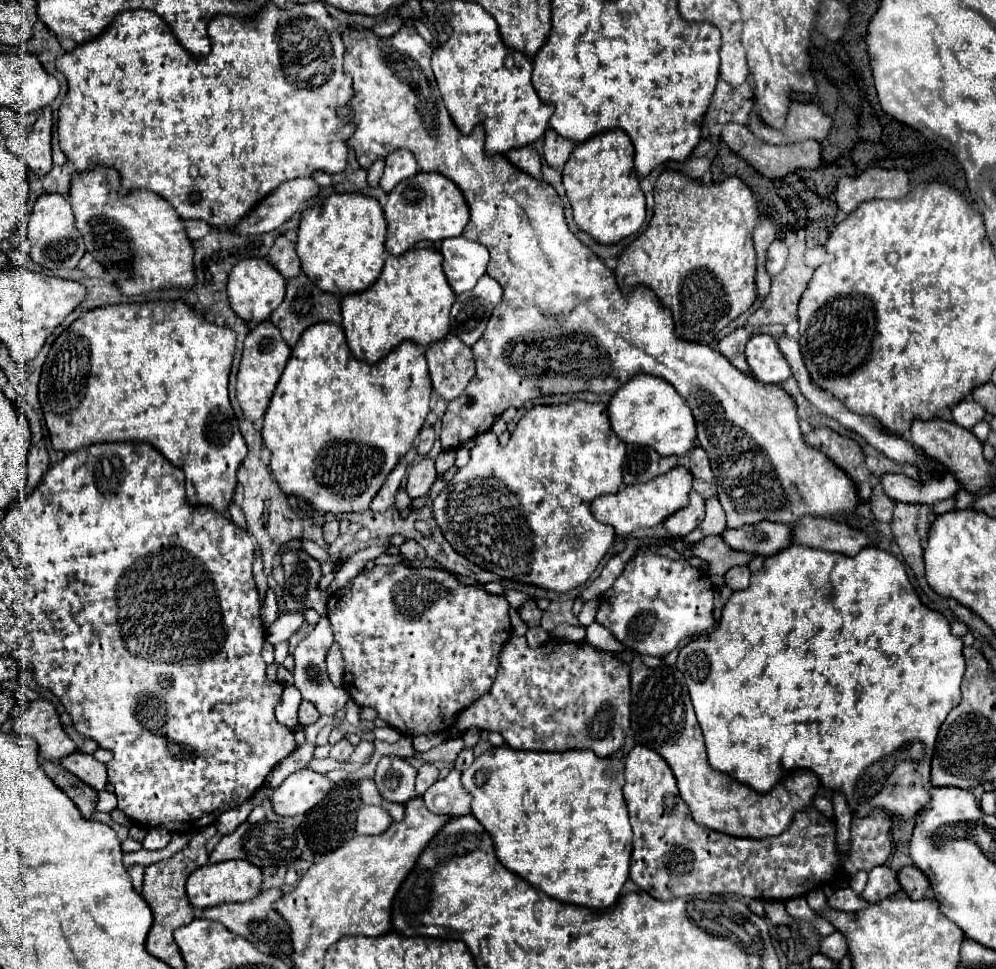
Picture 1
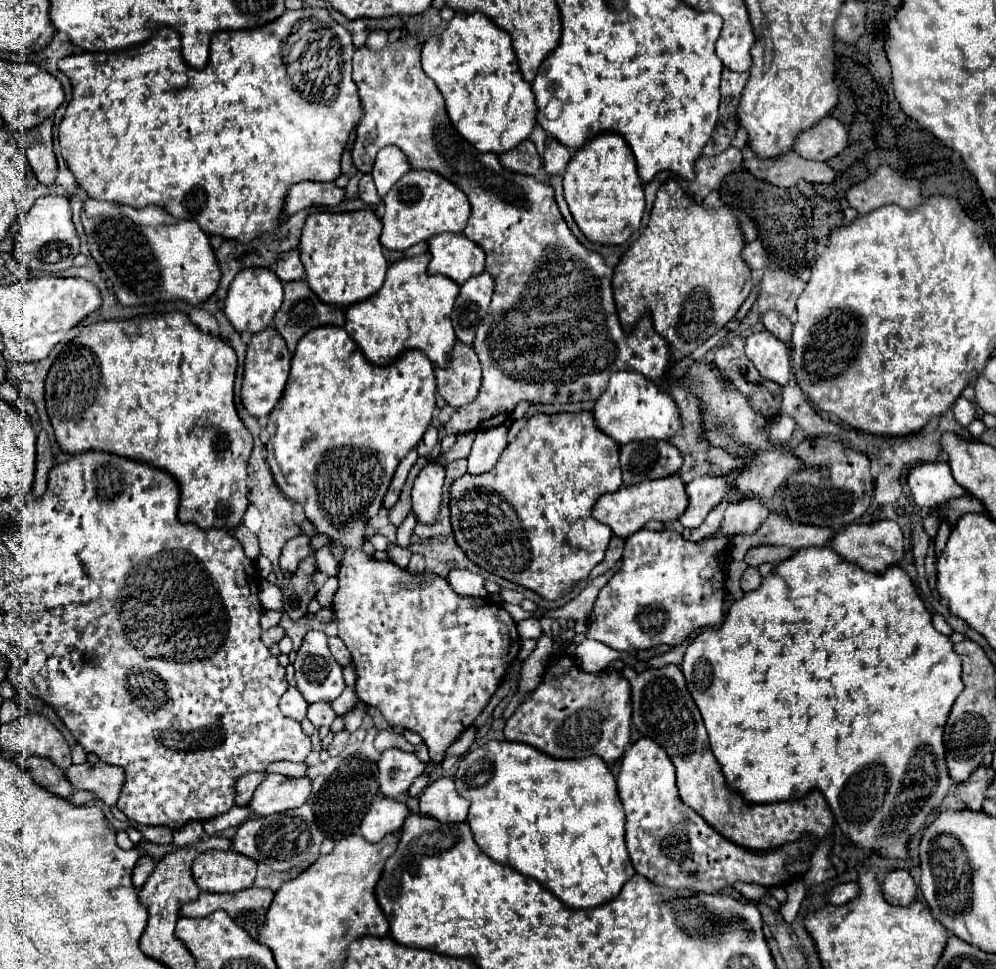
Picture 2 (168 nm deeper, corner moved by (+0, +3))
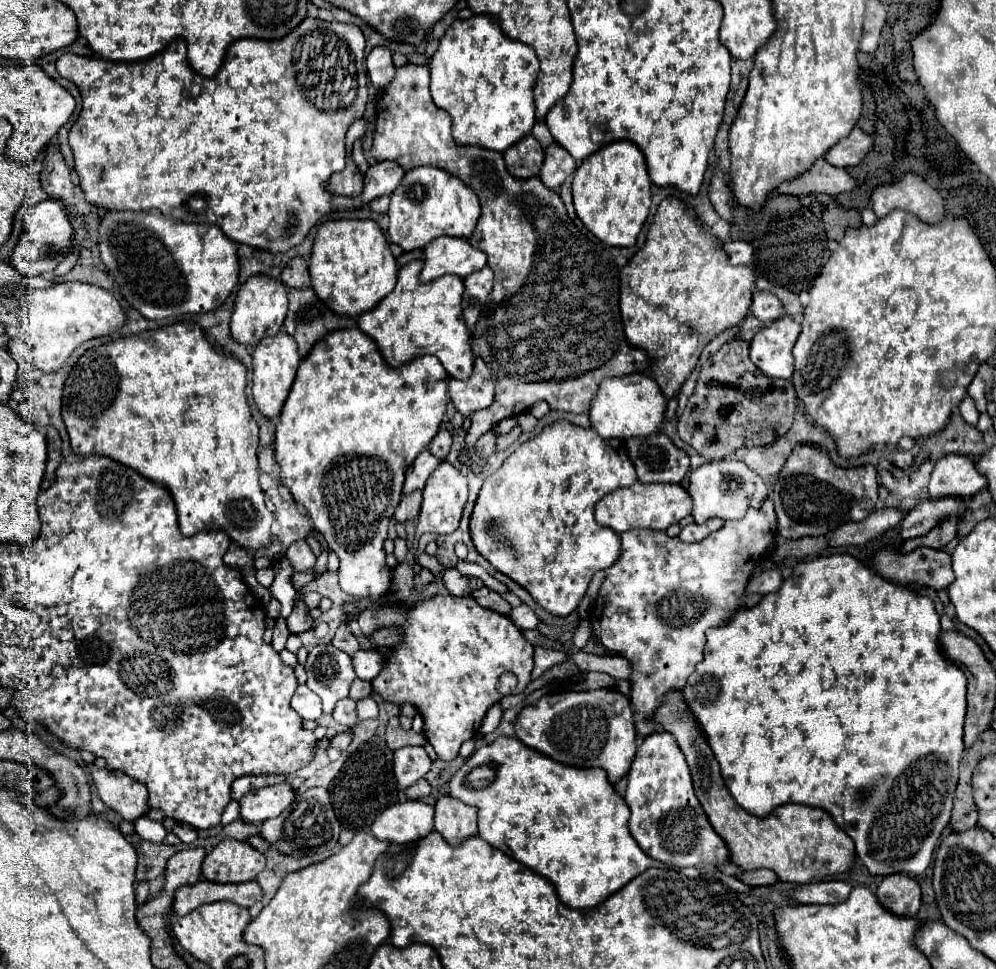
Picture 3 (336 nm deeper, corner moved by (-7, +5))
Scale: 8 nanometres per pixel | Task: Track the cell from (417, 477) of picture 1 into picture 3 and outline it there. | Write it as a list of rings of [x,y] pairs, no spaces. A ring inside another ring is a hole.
[[[441,462],[437,466],[437,470],[429,476],[427,486],[423,490],[423,506],[421,506],[421,514],[419,514],[417,534],[423,534],[423,532],[451,534],[451,532],[455,532],[461,522],[463,510],[465,510],[467,494],[469,494],[469,486],[467,486],[465,476],[449,462]]]

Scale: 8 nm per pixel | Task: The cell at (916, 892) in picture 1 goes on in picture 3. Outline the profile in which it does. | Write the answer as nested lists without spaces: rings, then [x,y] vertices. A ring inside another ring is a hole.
[[[905,874],[885,876],[875,892],[879,904],[895,916],[913,918],[921,908],[919,884]]]

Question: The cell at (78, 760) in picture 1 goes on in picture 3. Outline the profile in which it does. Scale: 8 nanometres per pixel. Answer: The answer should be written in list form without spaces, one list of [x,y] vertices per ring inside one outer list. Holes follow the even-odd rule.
[[[91,764],[89,768],[101,800],[111,810],[121,814],[127,822],[135,822],[137,818],[149,812],[149,806],[147,806],[149,794],[145,790],[145,784],[133,778],[127,778],[125,774],[119,774],[119,772],[99,770],[95,764]]]

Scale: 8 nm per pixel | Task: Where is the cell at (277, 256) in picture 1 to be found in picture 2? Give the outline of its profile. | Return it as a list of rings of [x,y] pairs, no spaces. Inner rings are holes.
[[[288,250],[282,256],[278,256],[274,272],[282,282],[302,280],[304,278],[304,266],[302,266],[302,262],[298,258],[298,250]]]

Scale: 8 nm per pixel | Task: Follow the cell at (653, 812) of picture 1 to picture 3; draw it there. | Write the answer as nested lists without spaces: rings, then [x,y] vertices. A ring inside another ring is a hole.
[[[655,732],[643,740],[627,780],[625,802],[631,810],[629,830],[649,856],[681,868],[701,864],[717,866],[729,860],[729,850],[707,820],[695,796],[685,756],[671,734]]]

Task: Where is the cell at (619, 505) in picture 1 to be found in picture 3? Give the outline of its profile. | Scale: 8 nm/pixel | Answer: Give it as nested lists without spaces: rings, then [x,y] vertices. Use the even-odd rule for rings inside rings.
[[[635,482],[629,488],[619,488],[603,496],[595,506],[595,520],[617,534],[631,528],[647,528],[665,532],[671,524],[677,524],[687,514],[691,514],[691,496],[681,484],[641,484]]]

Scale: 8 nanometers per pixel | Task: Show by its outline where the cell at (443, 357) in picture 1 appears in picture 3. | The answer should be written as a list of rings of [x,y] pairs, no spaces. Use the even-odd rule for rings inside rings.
[[[477,358],[475,360],[475,372],[469,380],[455,380],[449,378],[449,396],[463,416],[471,416],[473,412],[487,408],[493,404],[495,390],[493,390],[493,378],[489,366]]]

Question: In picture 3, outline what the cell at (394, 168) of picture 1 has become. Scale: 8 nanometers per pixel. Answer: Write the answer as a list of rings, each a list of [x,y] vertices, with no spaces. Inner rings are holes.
[[[305,18],[289,36],[281,40],[237,40],[229,46],[227,56],[223,60],[221,70],[213,78],[203,78],[195,74],[185,56],[185,42],[175,40],[169,44],[161,54],[147,62],[109,62],[103,58],[85,58],[77,54],[63,54],[57,60],[57,70],[63,78],[71,80],[83,98],[83,110],[75,128],[69,132],[69,146],[75,158],[75,170],[79,174],[79,186],[83,190],[85,200],[91,206],[105,208],[105,210],[133,210],[133,212],[149,212],[159,210],[163,216],[171,216],[183,222],[197,222],[197,224],[215,224],[219,226],[233,242],[249,244],[259,250],[267,250],[271,254],[283,254],[293,246],[299,246],[309,230],[319,222],[321,216],[335,212],[335,210],[355,210],[371,200],[391,194],[403,178],[401,166],[388,160],[371,165],[364,179],[363,190],[357,198],[337,196],[327,190],[327,182],[333,172],[341,172],[345,166],[345,134],[353,120],[365,114],[365,106],[369,100],[369,86],[367,86],[367,70],[365,70],[365,38],[357,26],[339,24],[339,22],[323,22],[319,18]]]

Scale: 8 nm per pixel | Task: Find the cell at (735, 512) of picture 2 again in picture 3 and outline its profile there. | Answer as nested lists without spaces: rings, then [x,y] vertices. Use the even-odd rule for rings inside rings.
[[[771,498],[765,500],[761,504],[759,510],[755,508],[749,508],[747,514],[739,520],[727,520],[721,530],[709,534],[705,540],[701,542],[695,542],[695,544],[687,544],[687,542],[681,542],[679,538],[669,538],[665,532],[655,532],[655,530],[629,530],[629,532],[623,532],[621,534],[621,544],[623,544],[623,550],[621,550],[621,558],[617,560],[617,564],[613,564],[611,568],[605,570],[605,580],[599,588],[599,604],[603,606],[601,614],[593,620],[593,634],[595,638],[611,652],[627,658],[631,662],[631,676],[627,678],[631,682],[631,694],[629,694],[629,700],[633,704],[633,710],[637,714],[641,714],[643,718],[647,720],[653,720],[655,716],[655,710],[661,706],[661,702],[665,700],[667,692],[671,690],[683,690],[683,686],[687,684],[687,678],[693,674],[695,666],[703,660],[703,648],[705,648],[705,630],[707,628],[713,628],[713,626],[721,626],[725,624],[733,612],[737,612],[741,608],[741,598],[745,594],[745,588],[747,588],[747,582],[749,582],[749,576],[753,574],[753,570],[757,568],[757,554],[761,554],[761,558],[767,554],[767,548],[773,544],[777,536],[777,518],[775,518],[775,510],[773,510],[773,502]]]

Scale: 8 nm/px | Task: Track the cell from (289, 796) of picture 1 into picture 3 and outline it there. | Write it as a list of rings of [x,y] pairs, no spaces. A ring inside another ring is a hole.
[[[285,782],[261,790],[253,790],[239,800],[241,804],[239,818],[247,824],[261,826],[265,820],[277,818],[293,800],[295,800],[295,792]]]

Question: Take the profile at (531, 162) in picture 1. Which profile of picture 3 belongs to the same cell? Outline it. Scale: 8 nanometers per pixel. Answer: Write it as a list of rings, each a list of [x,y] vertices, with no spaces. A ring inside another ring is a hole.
[[[533,136],[521,138],[521,142],[513,144],[509,150],[503,152],[505,166],[507,166],[509,174],[513,174],[515,178],[539,176],[543,158],[545,158],[545,152]]]

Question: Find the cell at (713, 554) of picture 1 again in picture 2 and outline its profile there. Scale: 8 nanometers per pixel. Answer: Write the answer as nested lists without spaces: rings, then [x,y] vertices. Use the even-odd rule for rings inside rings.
[[[756,546],[748,550],[748,566],[760,566],[762,562],[782,562],[786,558],[790,558],[794,554],[794,550],[786,548],[786,546]]]

